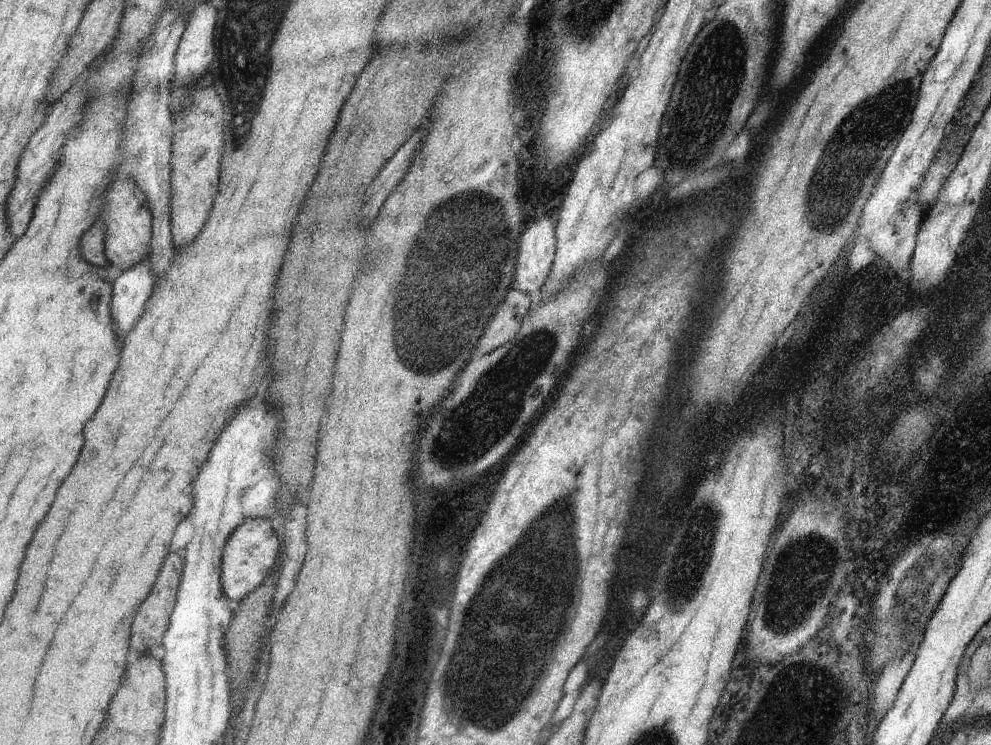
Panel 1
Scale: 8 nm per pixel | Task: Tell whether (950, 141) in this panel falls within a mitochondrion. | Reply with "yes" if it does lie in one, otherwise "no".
no

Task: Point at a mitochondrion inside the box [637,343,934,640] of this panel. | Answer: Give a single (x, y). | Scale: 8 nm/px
(809, 553)

